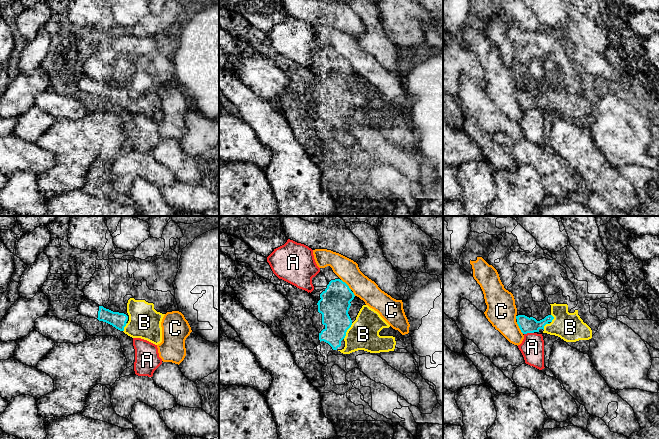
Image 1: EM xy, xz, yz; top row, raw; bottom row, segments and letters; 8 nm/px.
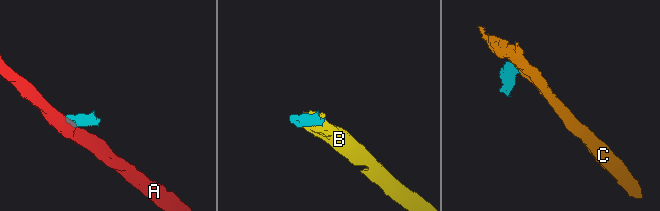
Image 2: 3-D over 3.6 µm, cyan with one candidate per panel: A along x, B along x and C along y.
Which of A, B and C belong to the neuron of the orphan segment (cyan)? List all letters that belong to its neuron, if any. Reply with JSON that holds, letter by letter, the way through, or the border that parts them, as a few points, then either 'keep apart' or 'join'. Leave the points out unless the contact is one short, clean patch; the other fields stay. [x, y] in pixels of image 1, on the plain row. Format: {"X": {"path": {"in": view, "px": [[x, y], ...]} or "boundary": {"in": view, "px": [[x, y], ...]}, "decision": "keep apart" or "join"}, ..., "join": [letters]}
{"A": {"decision": "keep apart"}, "B": {"decision": "join"}, "C": {"boundary": {"in": "yz", "px": [[516, 98], [523, 109]]}, "decision": "keep apart"}, "join": ["B"]}

